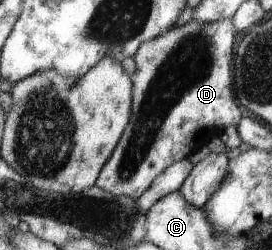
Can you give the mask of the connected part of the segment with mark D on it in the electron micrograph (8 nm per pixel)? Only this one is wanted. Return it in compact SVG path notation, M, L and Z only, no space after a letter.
M231 18L219 20L213 24L204 24L202 21L192 19L185 25L180 27L173 26L167 33L155 39L147 40L140 45L139 51L133 56L136 63L136 70L131 77L134 82L132 87L132 117L131 120L129 120L128 127L125 128L121 134L119 143L115 146L111 157L109 157L107 163L103 165L103 169L100 171L100 177L96 181L95 186L105 190L107 193L116 196L127 196L136 200L155 183L156 177L159 176L161 172L164 172L165 169L187 158L193 151L197 151L199 147L205 145L211 138L220 137L227 126L233 125L233 127L235 127L240 123L241 111L239 111L239 107L235 105L233 91L231 91L231 83L235 83L234 73L231 73L231 65L229 65L229 63L231 63L231 57L233 57L233 45L235 45L235 28L236 26L233 25Z

